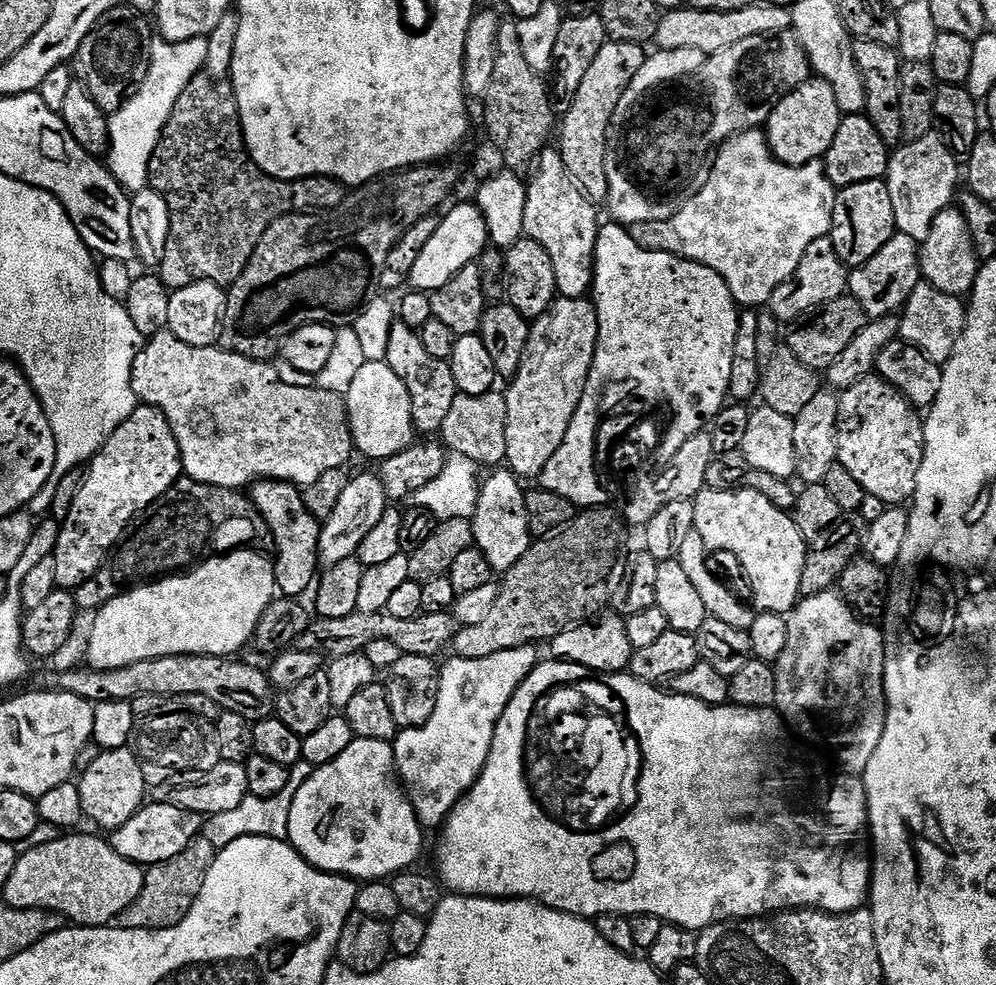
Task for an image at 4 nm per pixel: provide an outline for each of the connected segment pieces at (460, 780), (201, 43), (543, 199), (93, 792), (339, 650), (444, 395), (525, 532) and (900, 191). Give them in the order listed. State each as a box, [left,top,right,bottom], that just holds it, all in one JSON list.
[[394,647,538,830],[106,36,207,194],[524,146,601,300],[78,747,146,830],[298,611,457,658],[386,322,458,433],[471,470,534,574],[886,134,962,242]]

